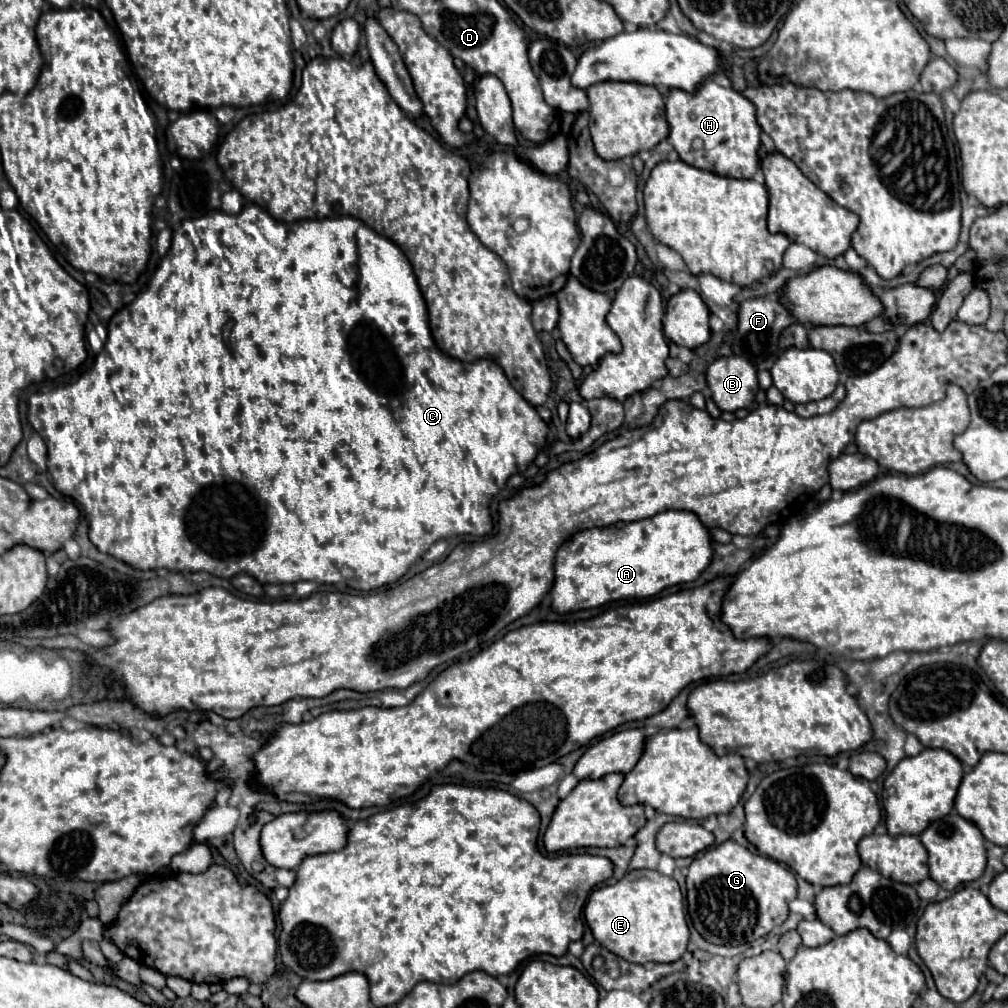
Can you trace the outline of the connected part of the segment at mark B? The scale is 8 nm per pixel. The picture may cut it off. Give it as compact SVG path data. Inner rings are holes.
M718 357L706 369L706 383L712 401L722 411L738 411L748 407L758 393L756 369L742 357Z

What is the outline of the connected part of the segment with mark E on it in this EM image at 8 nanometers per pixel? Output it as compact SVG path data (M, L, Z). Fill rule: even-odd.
M650 869L628 871L622 881L592 891L584 917L600 945L614 955L640 965L678 961L684 955L690 937L680 885L672 877Z

